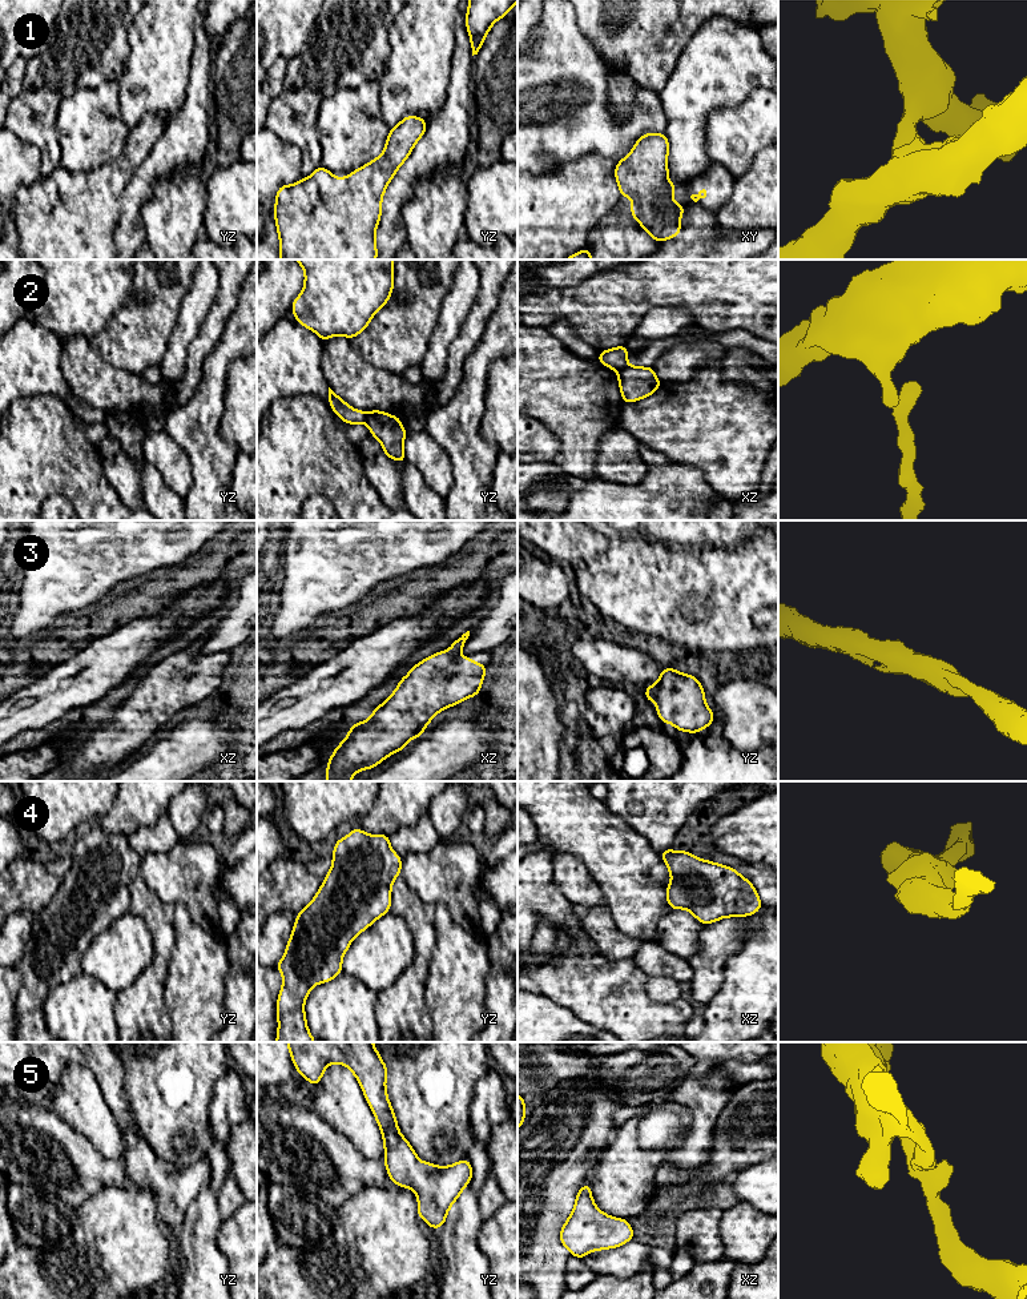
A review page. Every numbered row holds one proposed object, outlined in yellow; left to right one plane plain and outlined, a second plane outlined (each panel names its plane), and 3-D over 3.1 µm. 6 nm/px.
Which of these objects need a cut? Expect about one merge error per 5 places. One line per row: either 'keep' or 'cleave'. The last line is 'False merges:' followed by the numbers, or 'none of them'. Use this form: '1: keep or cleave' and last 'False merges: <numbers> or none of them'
1: keep
2: cleave
3: keep
4: keep
5: keep
False merges: 2

